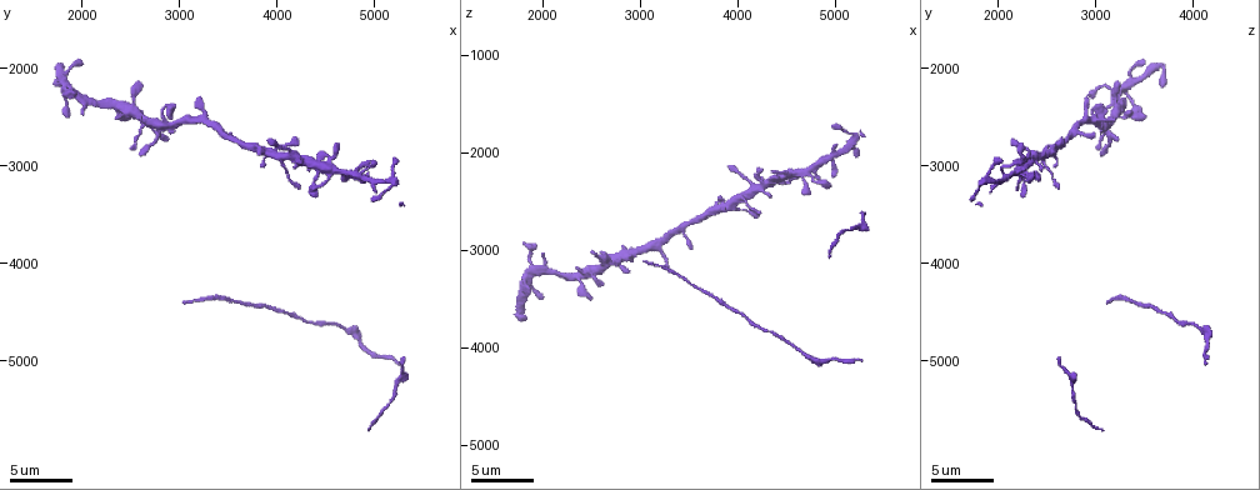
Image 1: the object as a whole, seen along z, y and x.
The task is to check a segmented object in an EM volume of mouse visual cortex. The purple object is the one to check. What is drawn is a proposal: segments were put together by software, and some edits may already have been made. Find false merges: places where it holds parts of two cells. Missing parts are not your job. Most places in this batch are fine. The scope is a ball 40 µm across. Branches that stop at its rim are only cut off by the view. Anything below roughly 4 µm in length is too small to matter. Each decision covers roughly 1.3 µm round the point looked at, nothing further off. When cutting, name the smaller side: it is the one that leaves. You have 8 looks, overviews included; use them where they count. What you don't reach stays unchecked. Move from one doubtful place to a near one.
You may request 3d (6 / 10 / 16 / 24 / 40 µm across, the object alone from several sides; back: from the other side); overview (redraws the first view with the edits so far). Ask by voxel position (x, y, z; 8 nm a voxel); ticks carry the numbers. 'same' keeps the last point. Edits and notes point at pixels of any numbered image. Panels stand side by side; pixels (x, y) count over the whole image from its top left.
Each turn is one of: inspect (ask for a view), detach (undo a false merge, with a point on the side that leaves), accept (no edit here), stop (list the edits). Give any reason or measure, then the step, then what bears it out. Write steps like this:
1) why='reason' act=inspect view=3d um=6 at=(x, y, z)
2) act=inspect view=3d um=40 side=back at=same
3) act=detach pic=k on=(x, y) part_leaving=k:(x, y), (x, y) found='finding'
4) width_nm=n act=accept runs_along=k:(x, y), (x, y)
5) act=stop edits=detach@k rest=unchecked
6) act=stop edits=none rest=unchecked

why='small branch off a trunk' act=inspect view=3d um=16 at=(4720, 3060, 2180)

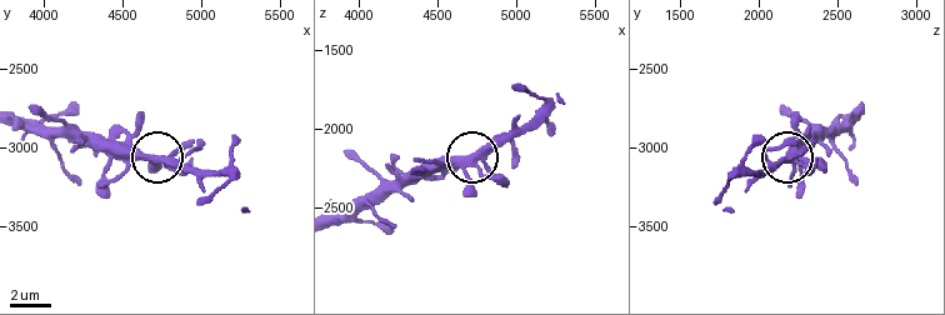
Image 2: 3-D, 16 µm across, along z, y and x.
act=inspect view=3d um=6 at=(4700, 3080, 2220)

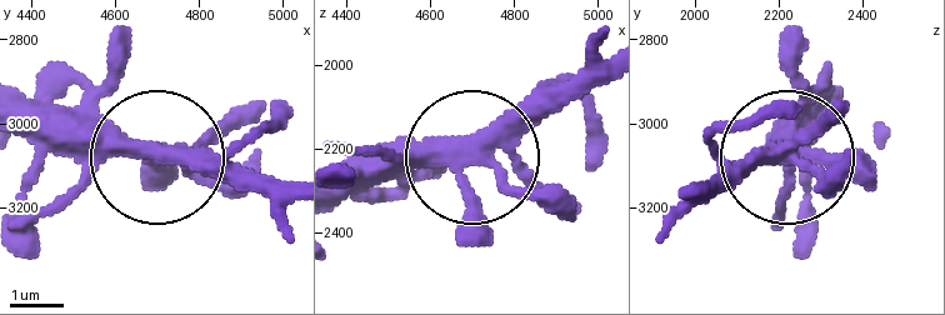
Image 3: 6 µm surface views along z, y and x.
act=accept runs_along=3:(341, 200), (435, 160), (489, 156), (579, 71) found='continuous, no second cell'

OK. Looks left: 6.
why='calibre changes' act=inspect view=3d um=10 at=(4700, 4660, 4080)

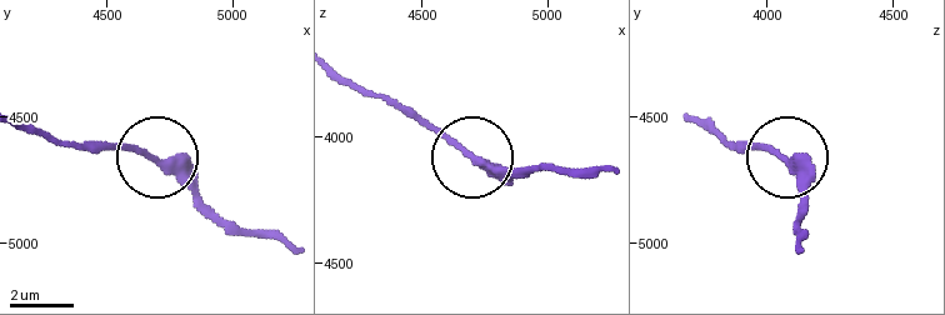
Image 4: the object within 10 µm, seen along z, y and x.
why='other side' act=inspect view=3d um=10 side=back at=(4680, 4660, 4070)

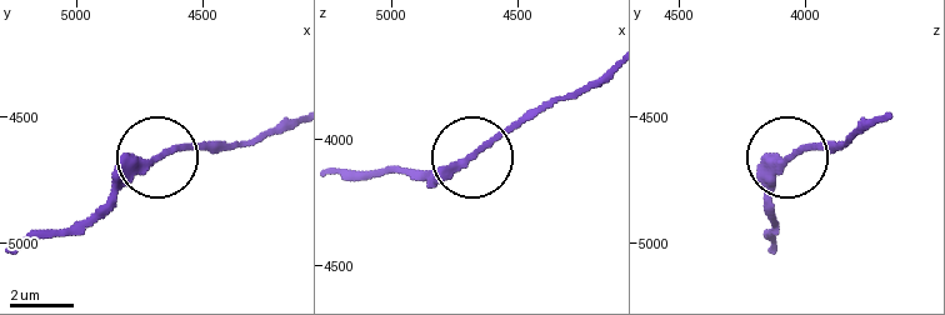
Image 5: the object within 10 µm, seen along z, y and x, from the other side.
act=accept found='one cell here'

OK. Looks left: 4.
act=inspect view=3d um=6 at=(3480, 4360, 3280)

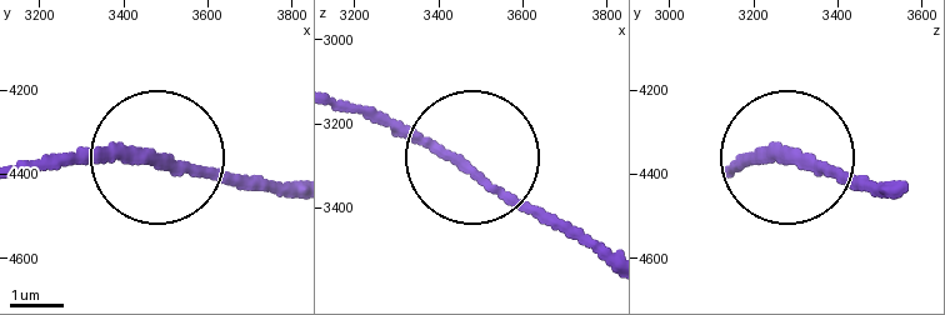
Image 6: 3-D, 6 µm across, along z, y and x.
width_nm=190 act=accept found='all the same cell'

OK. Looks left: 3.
why='a narrow waist' act=inspect view=3d um=16 at=(2480, 2440, 3180)

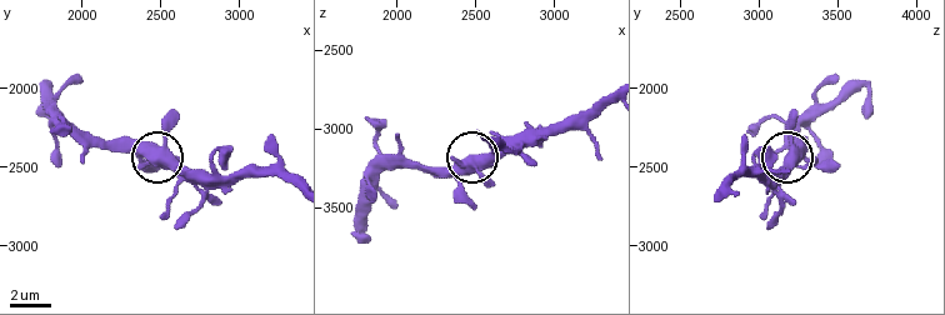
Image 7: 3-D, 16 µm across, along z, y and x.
act=accept runs_along=7:(291, 185), (276, 178), (195, 178), (116, 139) found='one cell here'

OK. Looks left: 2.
act=stop edits=none rest=unchecked

